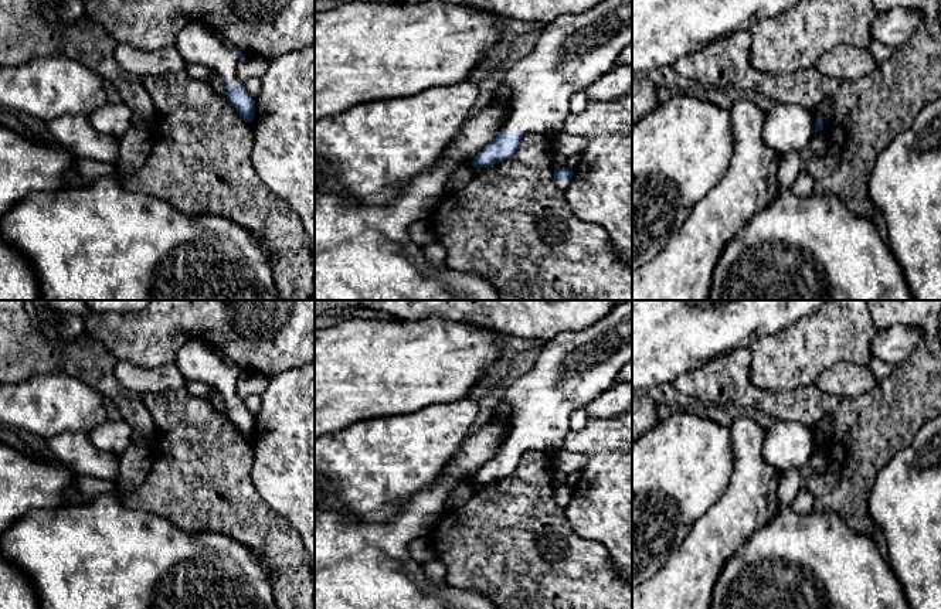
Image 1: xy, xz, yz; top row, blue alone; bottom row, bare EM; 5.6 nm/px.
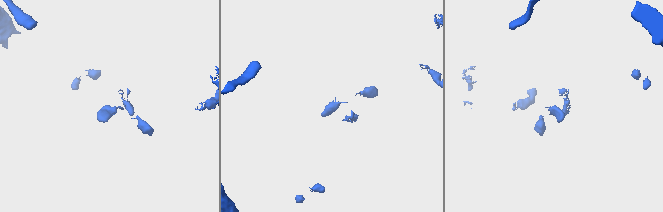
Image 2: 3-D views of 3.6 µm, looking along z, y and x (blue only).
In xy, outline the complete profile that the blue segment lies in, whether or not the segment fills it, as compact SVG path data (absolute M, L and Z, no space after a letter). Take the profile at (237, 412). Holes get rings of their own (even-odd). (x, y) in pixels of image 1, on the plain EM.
M201 341L184 343L174 360L179 371L188 381L200 381L215 388L225 401L227 415L245 439L255 435L255 416L252 416L237 397L237 381L242 370L215 347Z

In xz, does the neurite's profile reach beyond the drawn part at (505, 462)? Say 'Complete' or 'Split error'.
Split error

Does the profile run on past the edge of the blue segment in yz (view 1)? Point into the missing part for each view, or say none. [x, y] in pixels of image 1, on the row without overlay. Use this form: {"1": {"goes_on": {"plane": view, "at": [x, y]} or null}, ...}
{"1": {"goes_on": null}}

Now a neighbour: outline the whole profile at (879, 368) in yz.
M873 358L870 363L866 364L869 370L877 380L883 380L884 377L890 375L894 370L894 364L884 363L881 360Z

